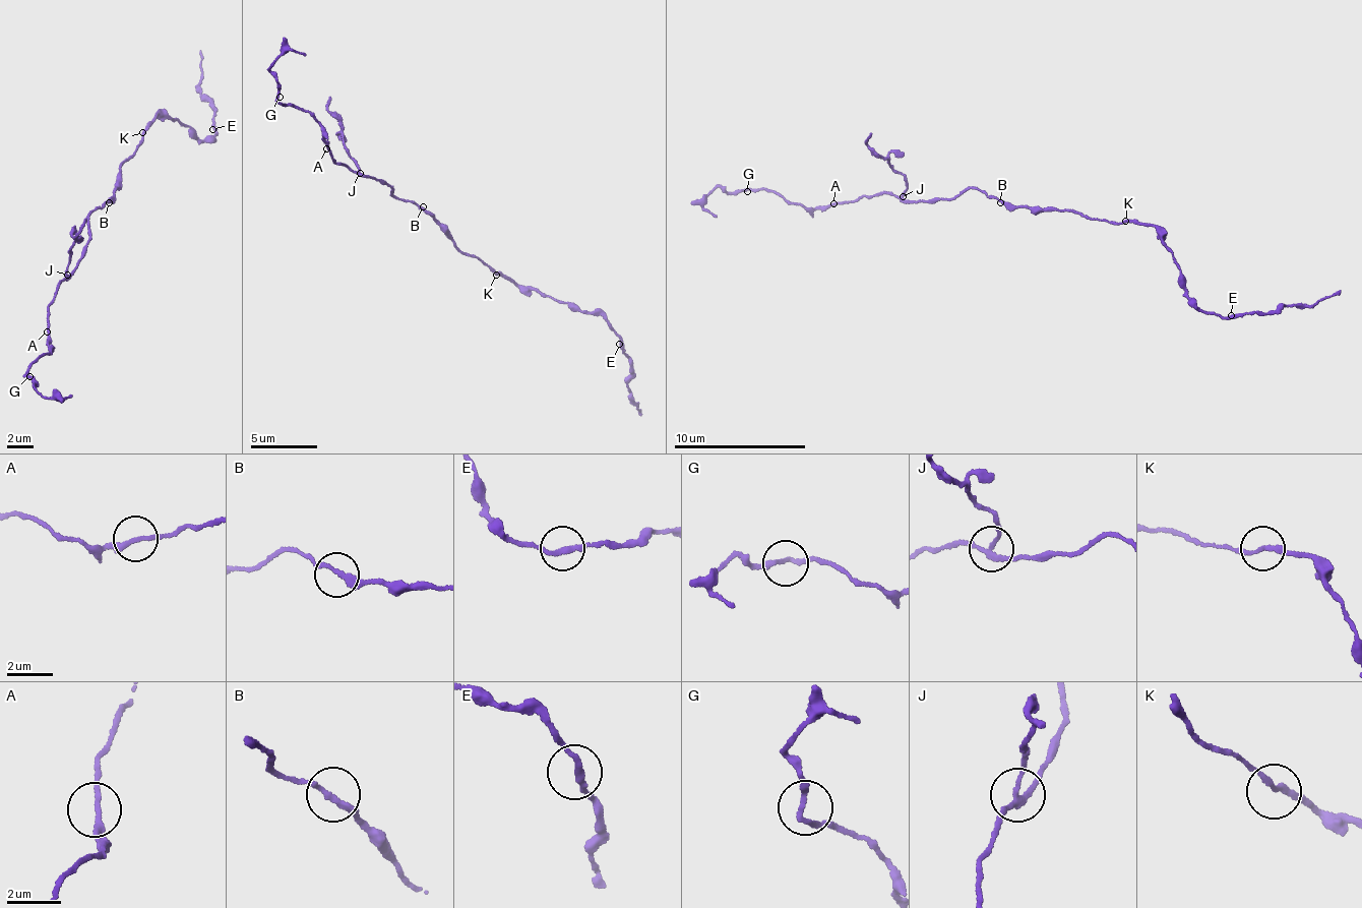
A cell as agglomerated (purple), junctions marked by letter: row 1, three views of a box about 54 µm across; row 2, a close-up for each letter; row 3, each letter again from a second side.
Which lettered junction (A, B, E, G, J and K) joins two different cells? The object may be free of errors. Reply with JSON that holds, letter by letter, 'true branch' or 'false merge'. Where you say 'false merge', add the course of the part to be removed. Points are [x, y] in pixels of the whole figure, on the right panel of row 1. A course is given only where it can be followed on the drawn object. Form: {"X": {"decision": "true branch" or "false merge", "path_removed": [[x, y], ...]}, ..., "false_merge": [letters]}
{"A": {"decision": "true branch"}, "B": {"decision": "true branch"}, "E": {"decision": "true branch"}, "G": {"decision": "true branch"}, "J": {"decision": "false merge", "path_removed": [[904, 195], [905, 175], [867, 145], [871, 133]]}, "K": {"decision": "true branch"}, "false_merge": ["J"]}

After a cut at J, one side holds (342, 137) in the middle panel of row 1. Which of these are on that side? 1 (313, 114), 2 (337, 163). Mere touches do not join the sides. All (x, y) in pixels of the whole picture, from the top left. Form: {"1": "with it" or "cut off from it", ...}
{"1": "cut off from it", "2": "cut off from it"}

